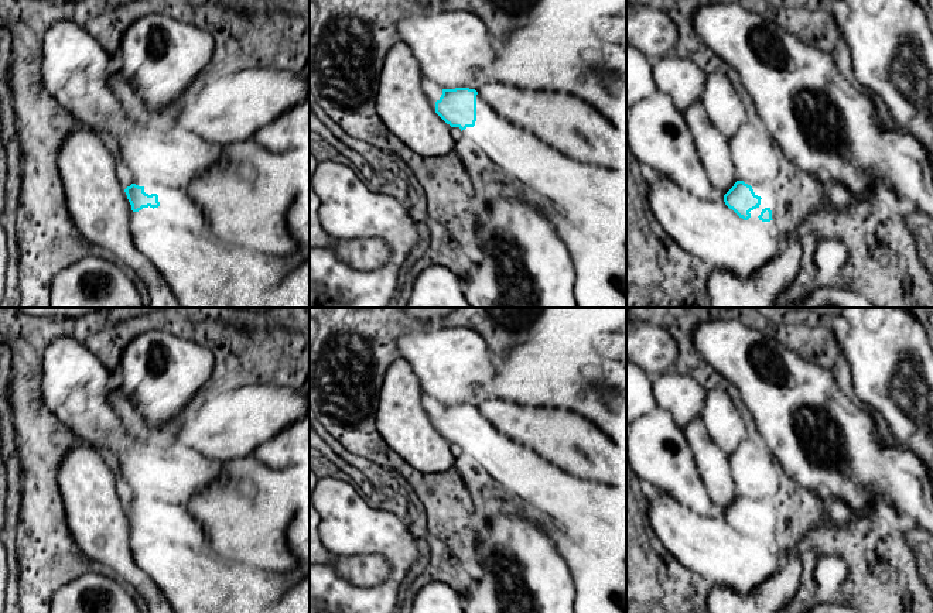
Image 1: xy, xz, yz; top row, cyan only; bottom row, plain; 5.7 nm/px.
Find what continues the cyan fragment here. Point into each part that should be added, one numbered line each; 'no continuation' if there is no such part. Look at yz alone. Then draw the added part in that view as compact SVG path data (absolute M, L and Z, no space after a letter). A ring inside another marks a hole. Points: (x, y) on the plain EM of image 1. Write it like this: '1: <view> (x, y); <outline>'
1: yz (765, 506); M775 496L765 497L765 499L746 499L751 501L755 511L761 513L761 521L751 527L751 534L746 537L748 540L756 542L758 545L766 548L768 551L780 555L780 547L776 540L776 511L775 511ZM769 524L772 527L772 537L770 538L762 538L758 532L761 528Z

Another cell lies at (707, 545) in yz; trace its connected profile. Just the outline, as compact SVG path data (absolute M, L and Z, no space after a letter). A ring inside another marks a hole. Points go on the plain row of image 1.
M664 492L649 497L649 521L667 552L712 586L729 586L748 595L779 568L780 555L739 534L724 517L701 516Z

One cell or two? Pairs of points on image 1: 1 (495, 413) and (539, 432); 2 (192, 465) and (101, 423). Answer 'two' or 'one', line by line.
1: one
2: one

